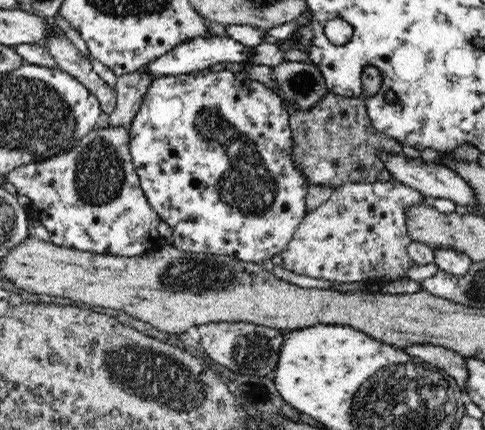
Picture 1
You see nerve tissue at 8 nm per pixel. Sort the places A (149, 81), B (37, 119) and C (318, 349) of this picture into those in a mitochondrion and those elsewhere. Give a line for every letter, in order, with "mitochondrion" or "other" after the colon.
A: other
B: mitochondrion
C: other

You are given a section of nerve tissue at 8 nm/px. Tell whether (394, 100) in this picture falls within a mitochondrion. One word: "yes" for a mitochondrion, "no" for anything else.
no

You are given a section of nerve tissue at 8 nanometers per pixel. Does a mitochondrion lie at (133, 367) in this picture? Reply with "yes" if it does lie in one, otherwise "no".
yes

